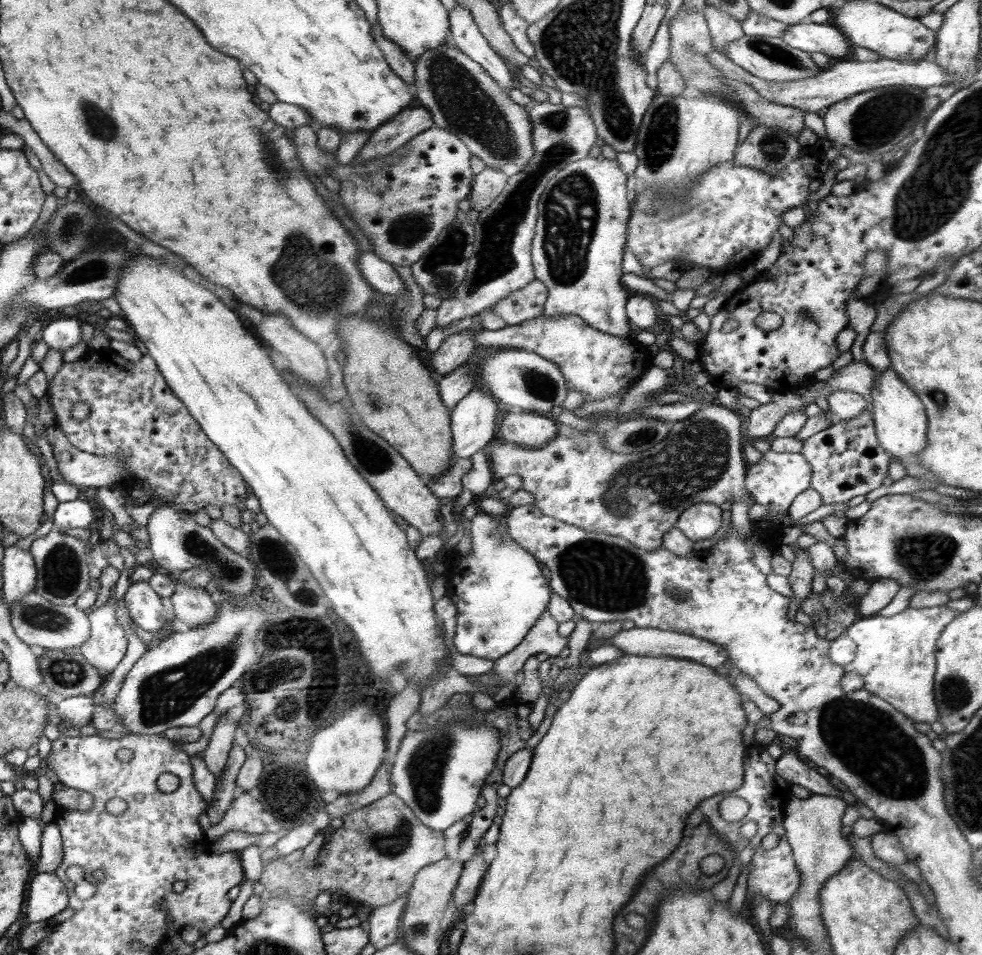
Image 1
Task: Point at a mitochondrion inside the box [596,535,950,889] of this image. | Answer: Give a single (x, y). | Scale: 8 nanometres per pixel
(864, 733)

